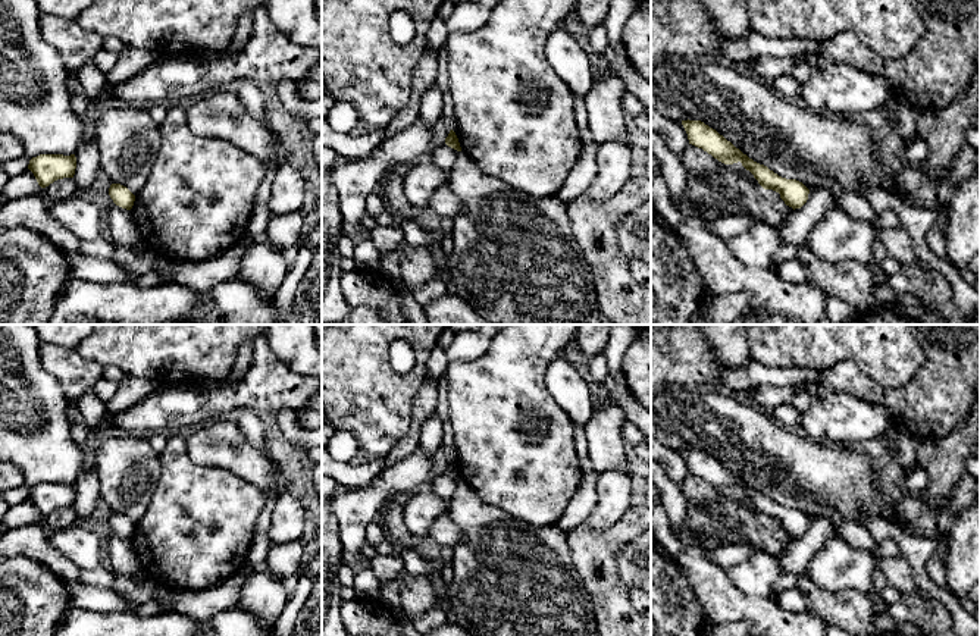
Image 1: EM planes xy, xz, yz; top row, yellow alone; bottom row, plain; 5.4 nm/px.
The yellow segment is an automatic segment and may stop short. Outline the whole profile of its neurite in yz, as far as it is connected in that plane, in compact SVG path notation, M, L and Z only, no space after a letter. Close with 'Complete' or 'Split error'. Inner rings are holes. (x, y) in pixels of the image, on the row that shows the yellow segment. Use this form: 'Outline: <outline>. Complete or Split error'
Outline: M682 120L688 134L689 144L702 148L714 159L724 165L741 162L749 170L764 189L773 189L780 194L786 206L801 209L807 200L810 189L796 179L786 179L760 165L736 148L730 141L720 135L701 120Z. Complete

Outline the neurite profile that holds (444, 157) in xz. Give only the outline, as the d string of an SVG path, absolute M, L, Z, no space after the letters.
M442 144L441 147L438 147L430 160L445 173L450 175L454 163L455 163L455 159L457 159L457 154L460 151L448 147L447 144Z

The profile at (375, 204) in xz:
M375 191L366 198L366 213L376 217L381 212L386 209L385 200Z

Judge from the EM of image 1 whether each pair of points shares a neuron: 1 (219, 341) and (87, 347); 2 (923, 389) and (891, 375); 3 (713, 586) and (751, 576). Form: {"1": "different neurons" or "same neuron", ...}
{"1": "same neuron", "2": "different neurons", "3": "different neurons"}

